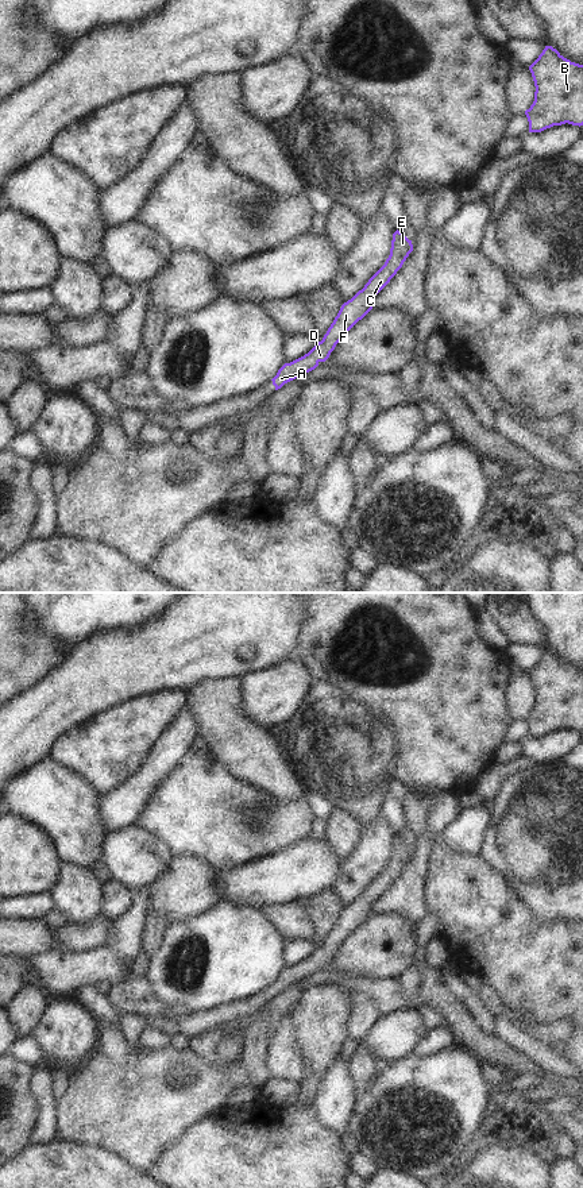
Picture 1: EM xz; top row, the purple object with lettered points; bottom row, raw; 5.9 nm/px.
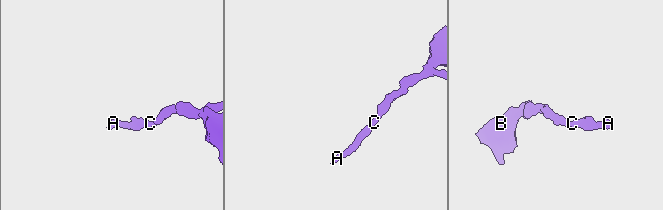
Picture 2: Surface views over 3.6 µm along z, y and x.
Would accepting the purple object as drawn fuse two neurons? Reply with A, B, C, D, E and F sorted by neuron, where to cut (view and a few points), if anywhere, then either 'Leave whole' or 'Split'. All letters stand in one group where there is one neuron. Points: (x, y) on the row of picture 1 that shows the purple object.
Groups: A B C D E F. No split. Leave whole.

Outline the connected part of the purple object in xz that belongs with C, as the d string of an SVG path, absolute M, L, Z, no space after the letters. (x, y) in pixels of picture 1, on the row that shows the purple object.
M397 230L393 234L390 255L385 265L368 279L362 290L341 305L321 342L316 343L304 356L285 363L278 370L277 375L271 379L275 390L314 370L320 362L325 362L329 358L343 336L372 309L375 296L397 274L412 251L412 240Z

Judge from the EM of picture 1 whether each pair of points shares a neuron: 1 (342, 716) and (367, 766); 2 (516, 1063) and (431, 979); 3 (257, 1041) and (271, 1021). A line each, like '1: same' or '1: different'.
1: same
2: same
3: different

